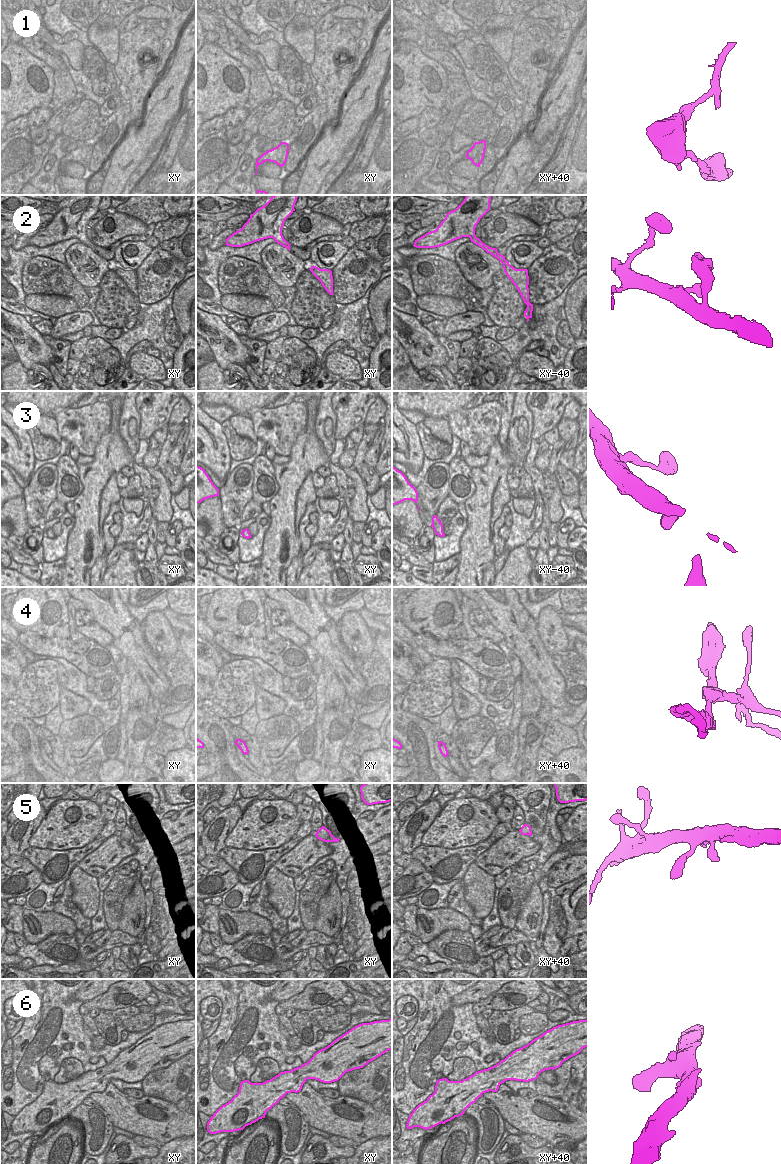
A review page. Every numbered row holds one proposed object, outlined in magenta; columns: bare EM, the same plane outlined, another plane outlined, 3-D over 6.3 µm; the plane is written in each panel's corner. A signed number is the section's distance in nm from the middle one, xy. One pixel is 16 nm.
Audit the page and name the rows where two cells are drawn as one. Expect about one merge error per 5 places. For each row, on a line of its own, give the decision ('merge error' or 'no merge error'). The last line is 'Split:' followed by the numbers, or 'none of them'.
1: merge error
2: no merge error
3: no merge error
4: no merge error
5: no merge error
6: no merge error
Split: 1

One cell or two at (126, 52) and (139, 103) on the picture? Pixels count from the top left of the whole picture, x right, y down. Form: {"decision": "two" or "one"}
{"decision": "one"}

